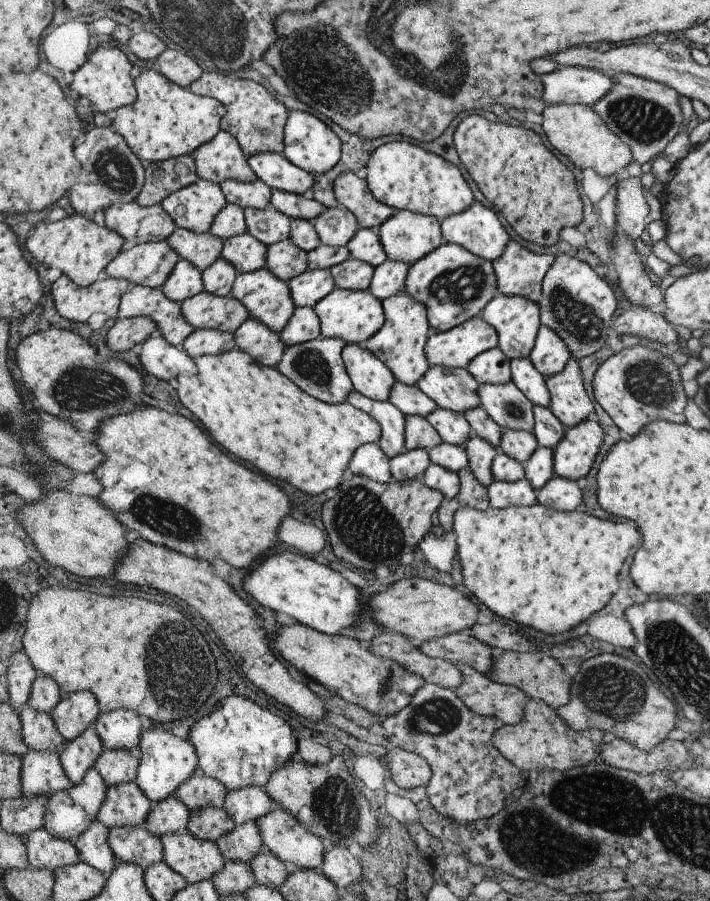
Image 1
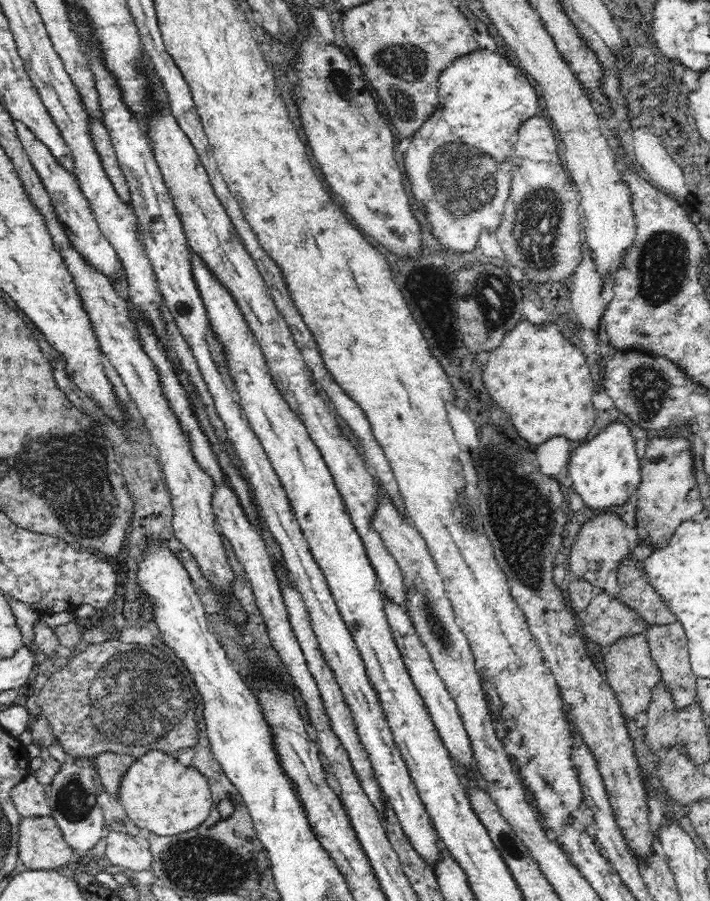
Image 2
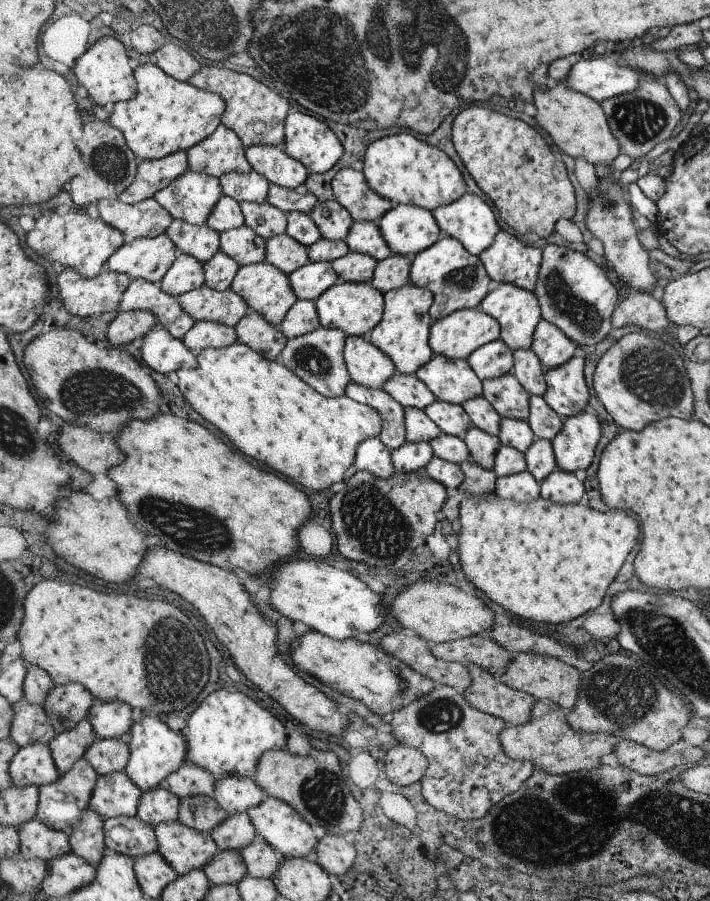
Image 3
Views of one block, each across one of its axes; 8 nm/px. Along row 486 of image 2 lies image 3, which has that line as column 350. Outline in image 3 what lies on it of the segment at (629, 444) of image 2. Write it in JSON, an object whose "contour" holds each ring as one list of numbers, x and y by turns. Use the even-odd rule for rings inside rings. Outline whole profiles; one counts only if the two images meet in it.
{"contour":[[297,556,297,560,287,560,277,566,271,582,269,582,269,604,289,618,291,622,301,620,311,628,311,632,319,632,333,640,349,640,357,636,359,640,367,638,373,630,383,624,385,606,363,582,355,576,337,570,321,560,311,560,305,556]]}

